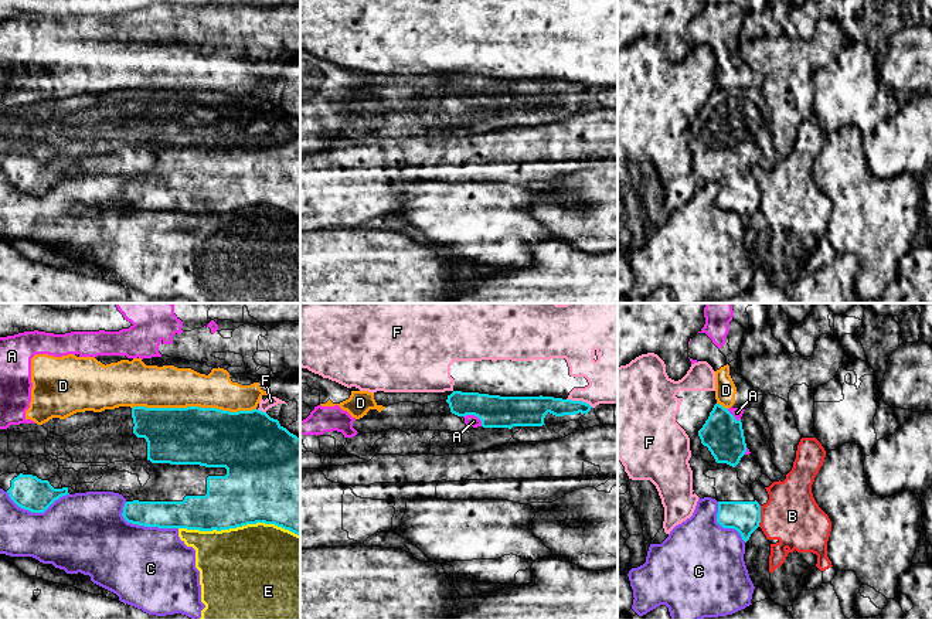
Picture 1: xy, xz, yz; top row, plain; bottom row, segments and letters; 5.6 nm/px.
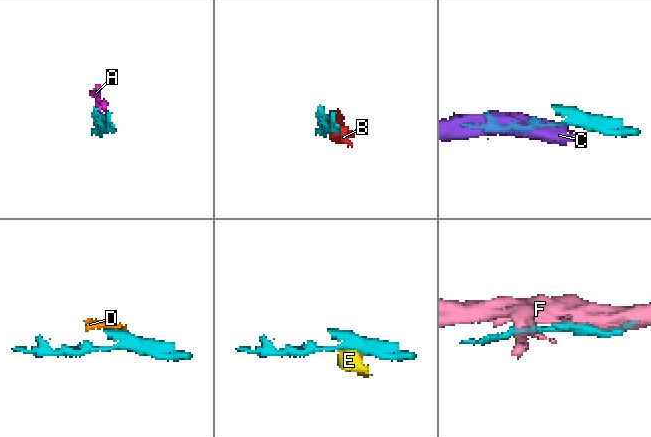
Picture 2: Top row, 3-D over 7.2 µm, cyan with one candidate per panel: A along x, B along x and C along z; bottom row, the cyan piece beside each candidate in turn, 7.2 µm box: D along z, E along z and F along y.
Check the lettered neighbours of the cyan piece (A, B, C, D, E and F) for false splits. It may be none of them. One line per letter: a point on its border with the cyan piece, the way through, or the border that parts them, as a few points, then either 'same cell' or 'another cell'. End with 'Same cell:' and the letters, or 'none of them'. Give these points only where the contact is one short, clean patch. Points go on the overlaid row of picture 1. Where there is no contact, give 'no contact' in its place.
A: meets cyan in xz at (475, 415); border along xz (463, 415), (475, 415), (482, 425); another cell
B: meets cyan in yz at (759, 516); another cell
C: meets cyan in xy at (143, 524); another cell
D: meets cyan in xy at (194, 407); another cell
E: meets cyan in xy at (240, 526); another cell
F: meets cyan in xz at (580, 401); another cell
Same cell: none of them

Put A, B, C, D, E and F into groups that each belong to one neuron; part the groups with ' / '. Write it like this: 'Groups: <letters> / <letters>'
Groups: A D / B / C E / F

